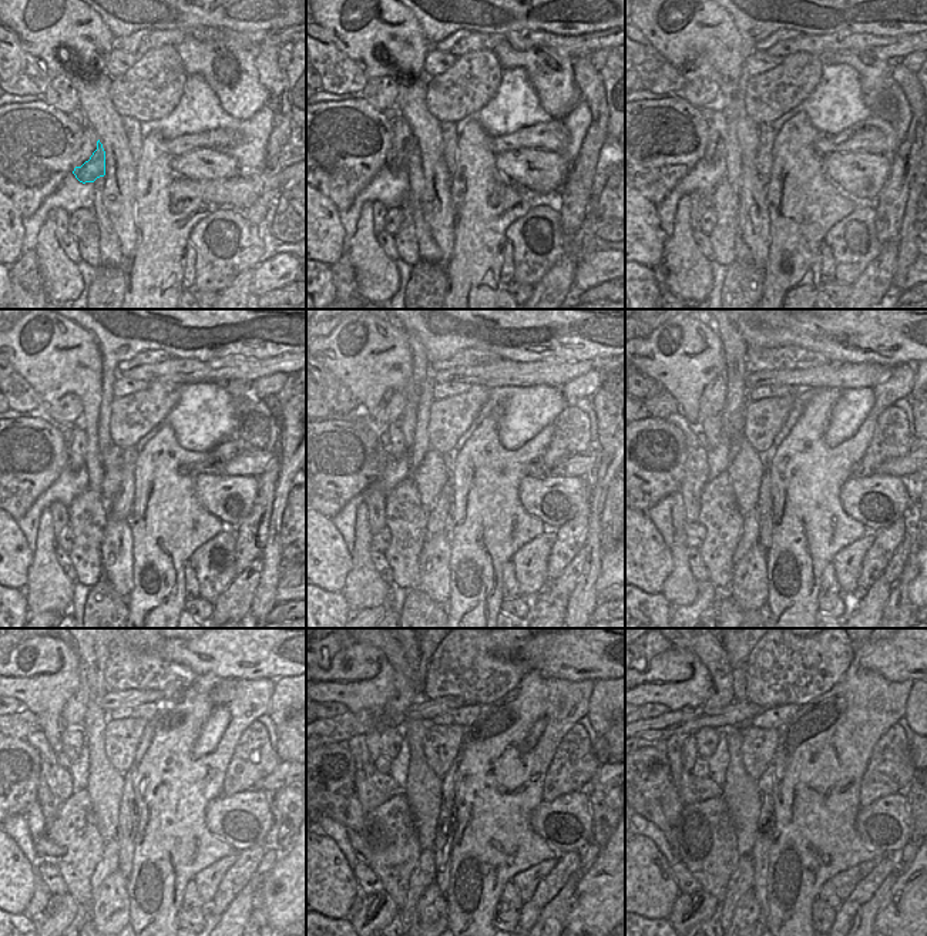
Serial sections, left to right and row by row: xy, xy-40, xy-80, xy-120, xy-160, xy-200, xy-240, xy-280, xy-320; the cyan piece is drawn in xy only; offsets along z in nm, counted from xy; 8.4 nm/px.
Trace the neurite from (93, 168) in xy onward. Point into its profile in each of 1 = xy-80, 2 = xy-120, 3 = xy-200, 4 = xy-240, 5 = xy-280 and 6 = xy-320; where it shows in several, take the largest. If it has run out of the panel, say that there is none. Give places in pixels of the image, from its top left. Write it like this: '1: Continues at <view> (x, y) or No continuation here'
1: Continues at xy-80 (716, 146)
2: Continues at xy-120 (77, 448)
3: Continues at xy-200 (711, 426)
4: Continues at xy-240 (73, 737)
5: Continues at xy-280 (390, 738)
6: Continues at xy-320 (706, 738).

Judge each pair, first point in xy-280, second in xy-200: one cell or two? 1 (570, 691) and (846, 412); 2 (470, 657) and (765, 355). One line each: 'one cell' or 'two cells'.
1: two cells
2: one cell

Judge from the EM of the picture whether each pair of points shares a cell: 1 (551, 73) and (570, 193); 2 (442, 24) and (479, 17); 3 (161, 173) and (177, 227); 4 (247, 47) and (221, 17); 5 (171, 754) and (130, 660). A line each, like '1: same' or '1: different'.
1: different
2: same
3: same
4: different
5: different

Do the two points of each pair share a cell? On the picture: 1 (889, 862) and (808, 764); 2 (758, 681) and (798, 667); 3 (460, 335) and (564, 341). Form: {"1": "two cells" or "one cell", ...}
{"1": "two cells", "2": "one cell", "3": "one cell"}

